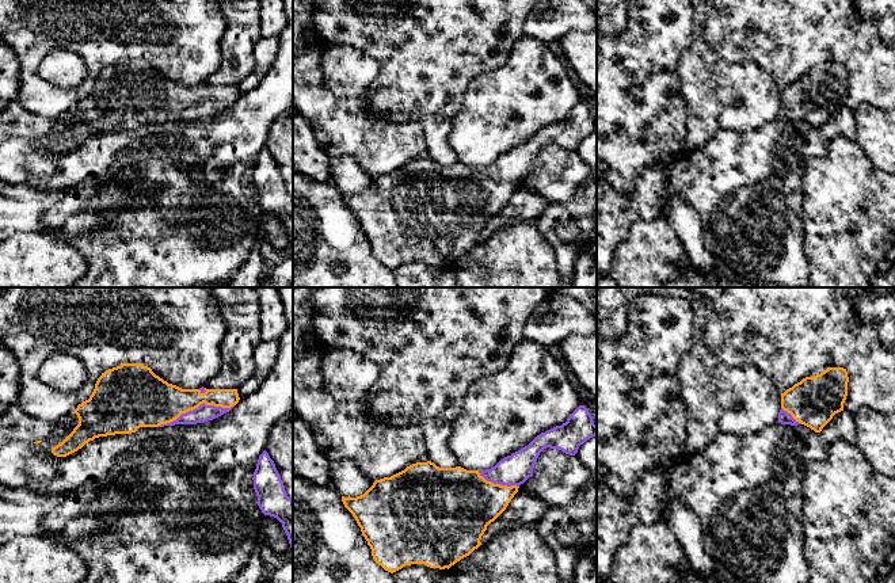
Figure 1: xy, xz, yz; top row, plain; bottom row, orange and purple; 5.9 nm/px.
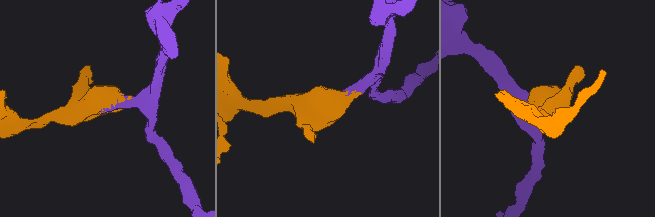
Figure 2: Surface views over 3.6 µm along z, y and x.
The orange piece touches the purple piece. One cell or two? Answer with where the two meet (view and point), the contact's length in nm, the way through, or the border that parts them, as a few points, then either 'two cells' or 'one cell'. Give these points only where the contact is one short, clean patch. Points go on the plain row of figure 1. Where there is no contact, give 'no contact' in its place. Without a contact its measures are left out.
contact xy (195, 103); length 480 nm; one cell

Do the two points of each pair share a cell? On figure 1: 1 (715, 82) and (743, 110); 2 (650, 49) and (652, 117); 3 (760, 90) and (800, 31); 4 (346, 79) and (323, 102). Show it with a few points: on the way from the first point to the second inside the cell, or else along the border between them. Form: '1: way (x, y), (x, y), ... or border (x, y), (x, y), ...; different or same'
1: way (722, 88), (737, 103); same
2: way (650, 65), (652, 72), (652, 101); same
3: border (738, 64), (754, 63), (780, 90); different
4: border (320, 63), (326, 87), (341, 96), (360, 98); different

